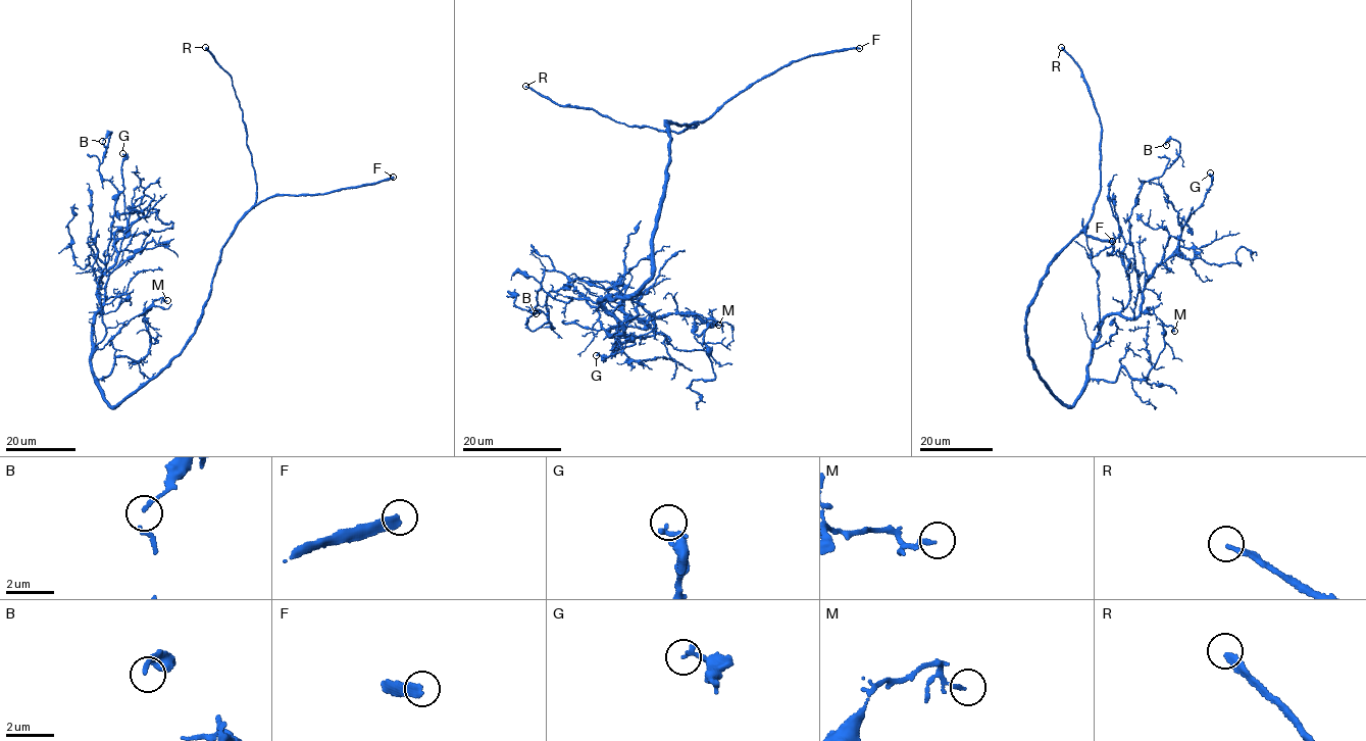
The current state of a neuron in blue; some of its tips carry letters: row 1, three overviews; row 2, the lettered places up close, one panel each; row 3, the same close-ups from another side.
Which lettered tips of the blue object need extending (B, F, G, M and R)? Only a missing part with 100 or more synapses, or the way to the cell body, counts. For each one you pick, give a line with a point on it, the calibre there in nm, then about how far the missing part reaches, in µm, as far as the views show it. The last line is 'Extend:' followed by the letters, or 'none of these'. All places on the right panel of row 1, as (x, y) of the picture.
F: Place: (1112, 241). Thickness 320 nm. Missing length about 120 µm
R: Place: (1061, 47). Thickness 280 nm. Missing length about 50 µm
Extend: F, R

